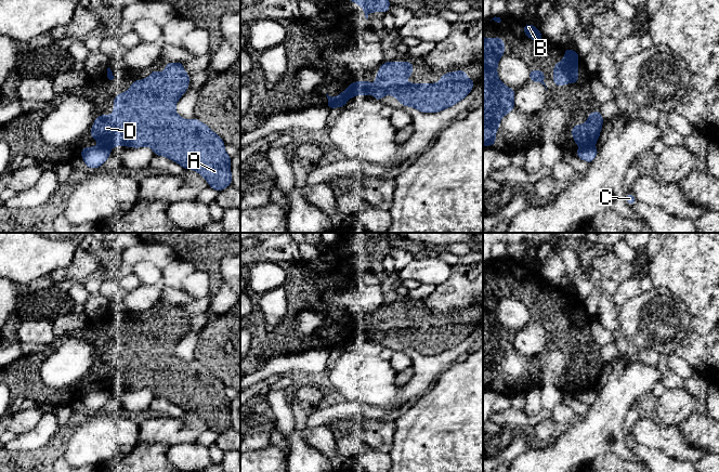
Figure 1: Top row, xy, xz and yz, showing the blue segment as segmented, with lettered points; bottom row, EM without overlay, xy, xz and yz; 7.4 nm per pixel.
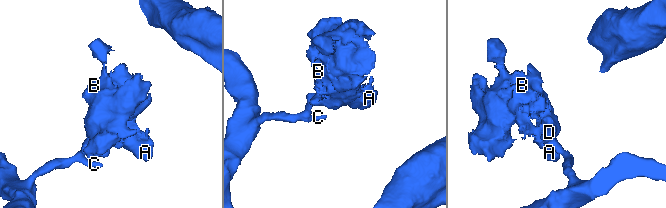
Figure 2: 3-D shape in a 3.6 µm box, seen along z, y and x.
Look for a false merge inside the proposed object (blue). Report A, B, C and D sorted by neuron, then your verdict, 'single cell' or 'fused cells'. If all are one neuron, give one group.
groups A B D / C; fused cells

